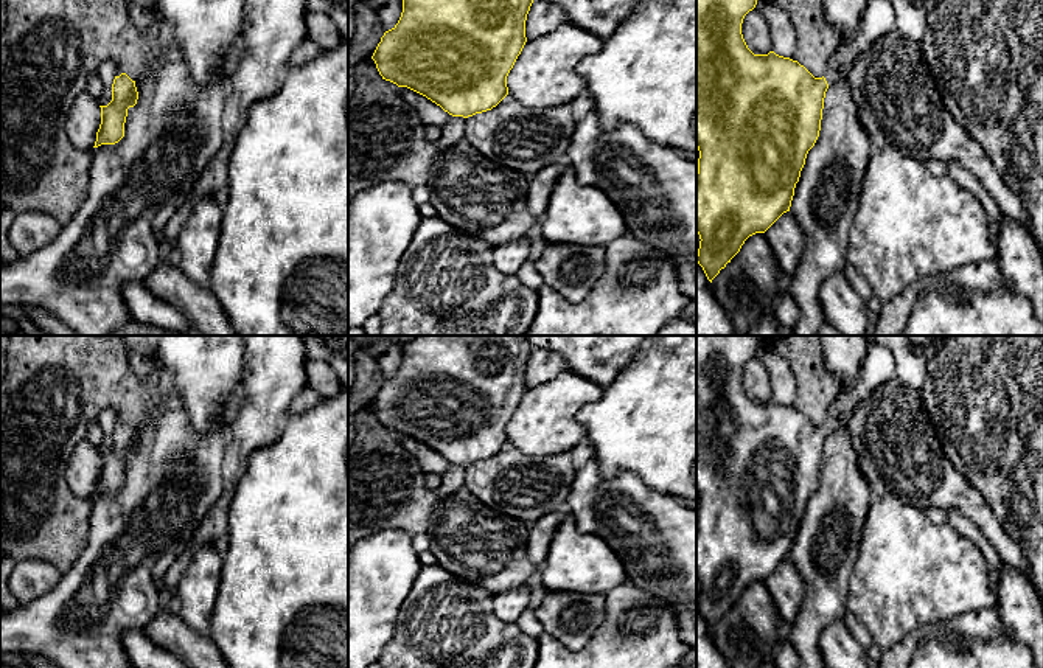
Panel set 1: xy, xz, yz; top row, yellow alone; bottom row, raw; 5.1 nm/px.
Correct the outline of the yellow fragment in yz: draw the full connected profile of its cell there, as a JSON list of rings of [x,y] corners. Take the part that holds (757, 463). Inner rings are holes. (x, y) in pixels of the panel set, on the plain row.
[[[696,336],[696,496],[699,499],[696,581],[701,587],[696,611],[710,631],[749,584],[765,581],[783,561],[790,559],[807,502],[819,485],[827,437],[839,427],[847,409],[856,407],[872,390],[895,377],[892,353],[870,342],[855,387],[838,393],[828,409],[827,421],[815,426],[797,409],[774,399],[754,402],[748,396],[741,371],[745,364],[755,356],[762,339],[762,336]]]

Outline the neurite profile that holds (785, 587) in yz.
[[[787,559],[765,579],[765,584],[776,604],[783,629],[790,629],[799,615],[805,593],[799,570]]]

